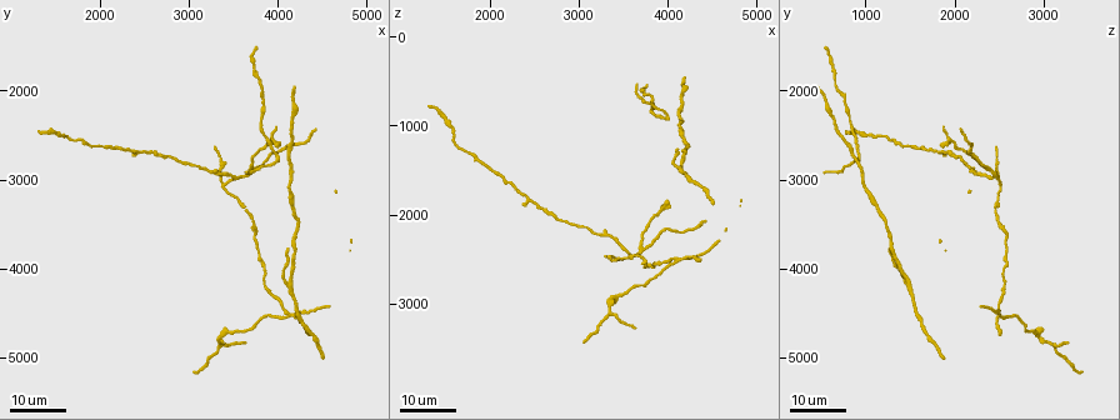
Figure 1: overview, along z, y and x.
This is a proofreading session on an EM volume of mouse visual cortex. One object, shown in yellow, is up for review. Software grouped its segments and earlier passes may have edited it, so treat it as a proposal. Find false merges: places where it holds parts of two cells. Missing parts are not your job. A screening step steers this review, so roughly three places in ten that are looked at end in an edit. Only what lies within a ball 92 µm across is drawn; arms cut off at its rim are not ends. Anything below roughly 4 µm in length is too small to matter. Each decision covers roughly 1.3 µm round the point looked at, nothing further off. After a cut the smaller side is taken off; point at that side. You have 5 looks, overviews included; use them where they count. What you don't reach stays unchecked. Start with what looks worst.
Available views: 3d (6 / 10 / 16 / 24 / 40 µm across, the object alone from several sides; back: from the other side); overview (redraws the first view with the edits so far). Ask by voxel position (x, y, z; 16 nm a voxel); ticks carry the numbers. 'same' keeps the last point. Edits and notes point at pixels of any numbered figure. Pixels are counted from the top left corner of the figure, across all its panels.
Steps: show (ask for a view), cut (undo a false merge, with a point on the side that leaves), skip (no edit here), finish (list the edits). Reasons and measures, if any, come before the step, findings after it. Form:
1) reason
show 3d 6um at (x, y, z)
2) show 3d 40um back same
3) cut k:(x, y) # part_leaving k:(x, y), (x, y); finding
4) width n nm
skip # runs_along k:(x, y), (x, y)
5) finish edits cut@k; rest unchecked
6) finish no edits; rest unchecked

side arm on a straight run
show 3d 16um at (4150, 4150, 1450)

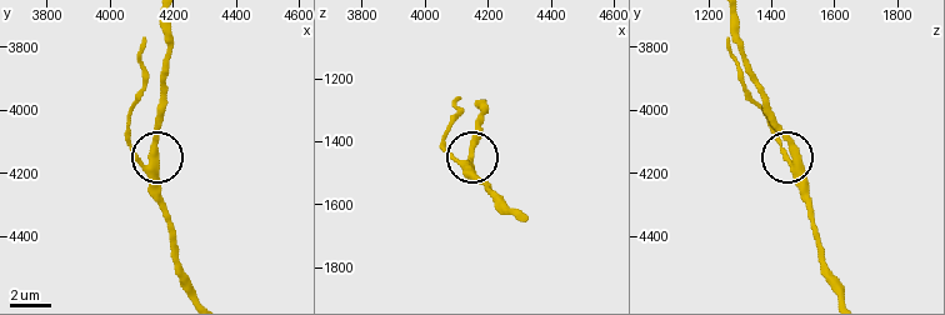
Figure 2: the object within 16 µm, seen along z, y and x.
show 3d 10um at (4120, 4150, 1480)

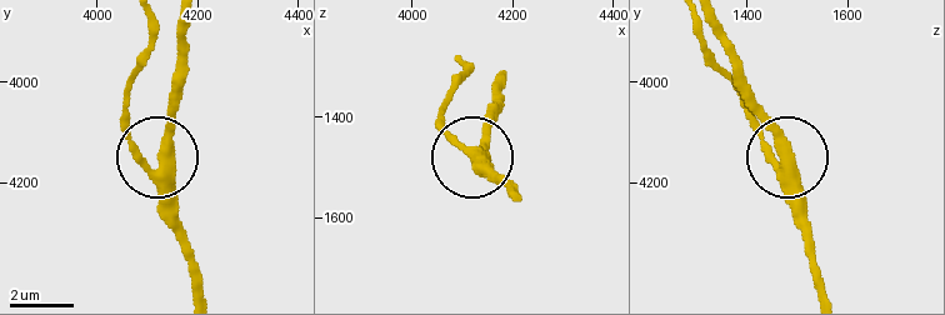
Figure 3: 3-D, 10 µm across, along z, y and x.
skip # continuous, no second cell

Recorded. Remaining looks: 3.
show 3d 16um at (3400, 3000, 2500)

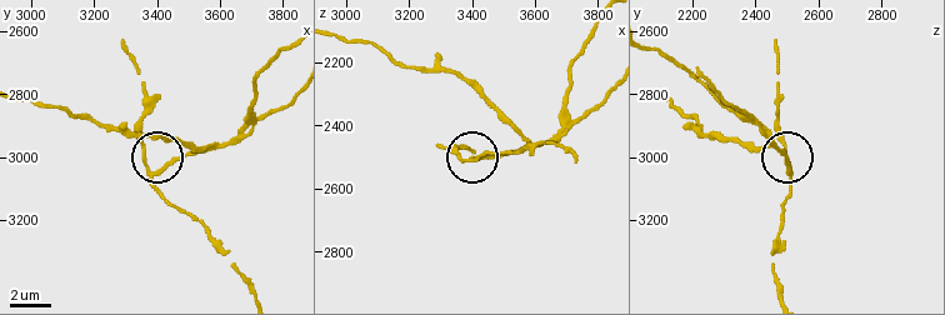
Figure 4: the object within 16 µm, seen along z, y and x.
show 3d 10um at (3380, 3040, 2500)

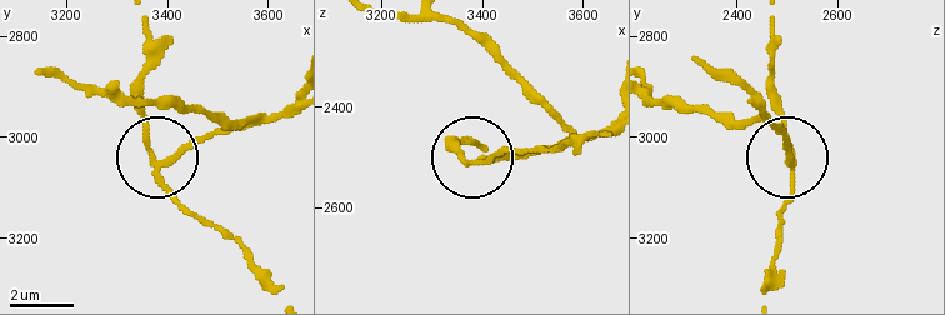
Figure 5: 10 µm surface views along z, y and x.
show 3d 10um back at (3380, 3050, 2510)

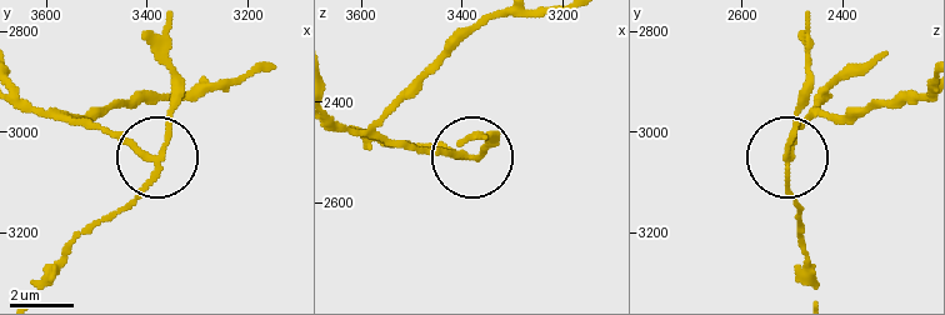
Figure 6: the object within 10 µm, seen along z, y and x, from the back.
width 160 nm
cut 6:(106, 131) # part_leaving 6:(146, 154), (69, 114), (238, 84); a second cell is stuck on

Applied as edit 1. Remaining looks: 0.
finish edits cut@6; rest unchecked

